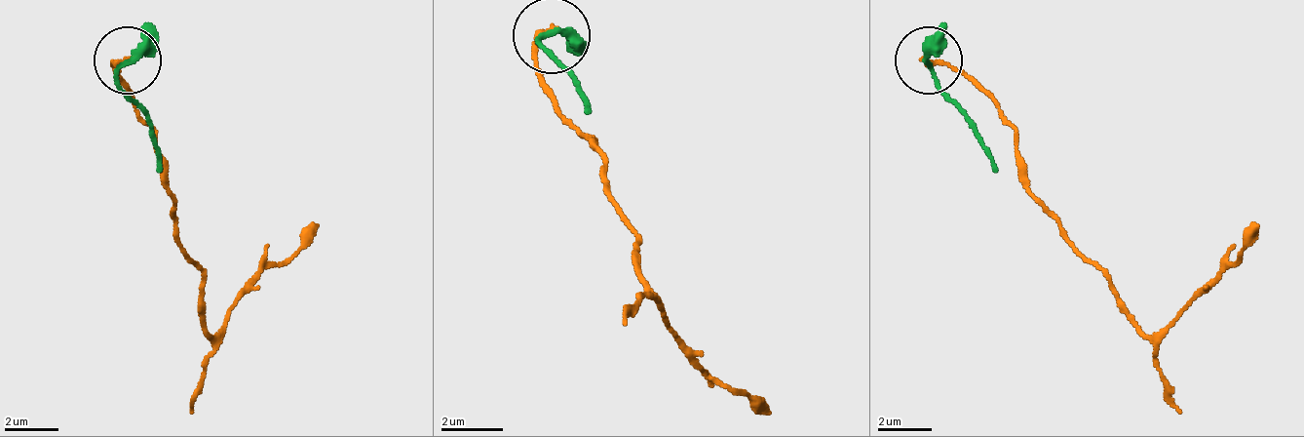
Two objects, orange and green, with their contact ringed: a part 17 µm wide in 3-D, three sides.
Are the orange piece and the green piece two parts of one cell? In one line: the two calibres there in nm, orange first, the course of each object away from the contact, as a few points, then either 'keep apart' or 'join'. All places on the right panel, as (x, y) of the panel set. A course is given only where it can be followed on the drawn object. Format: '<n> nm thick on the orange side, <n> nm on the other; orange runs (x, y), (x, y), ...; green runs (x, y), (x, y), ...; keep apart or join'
200 nm thick on the orange side, 240 nm on the other; orange runs (924, 59), (957, 65), (1017, 133), (1024, 186), (1145, 334), (1186, 307), (1240, 260), (1252, 219); green runs (930, 59), (937, 92), (971, 126), (997, 173); keep apart

